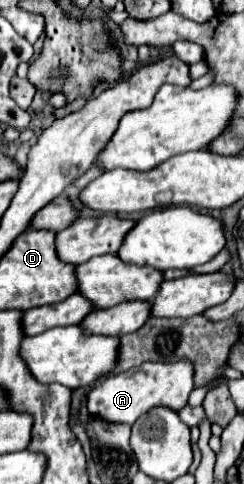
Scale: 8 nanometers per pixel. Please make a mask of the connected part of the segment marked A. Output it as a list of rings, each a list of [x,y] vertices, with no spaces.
[[[182,358],[178,362],[147,362],[144,366],[120,372],[108,380],[96,384],[86,398],[88,412],[110,422],[134,424],[152,406],[168,406],[176,412],[188,404],[188,396],[194,390],[194,366]]]

